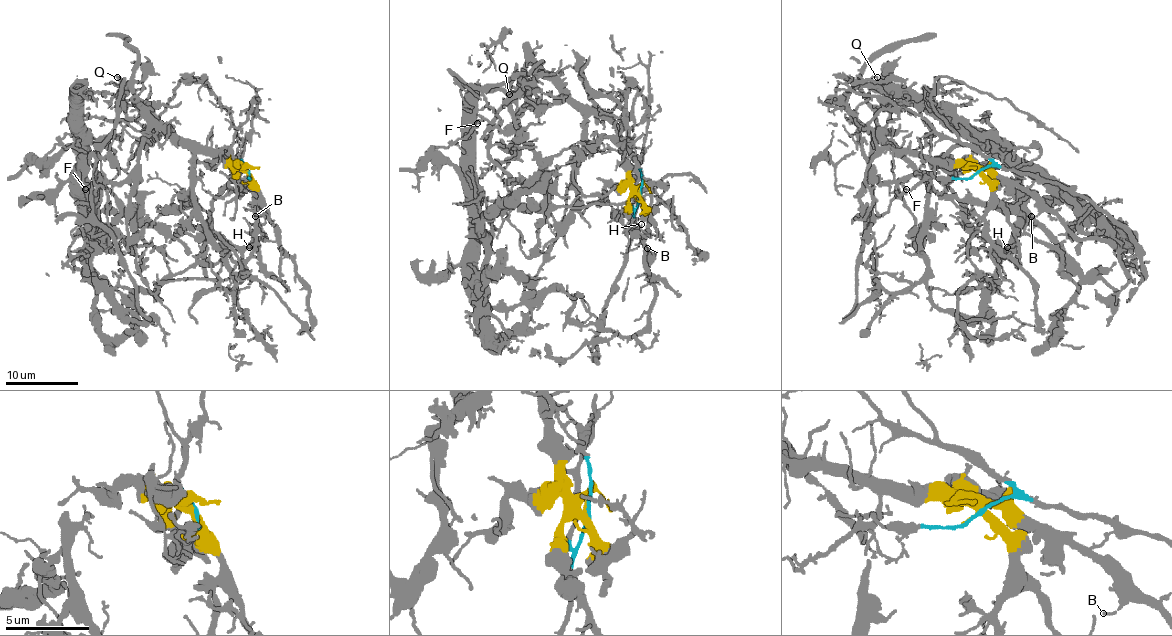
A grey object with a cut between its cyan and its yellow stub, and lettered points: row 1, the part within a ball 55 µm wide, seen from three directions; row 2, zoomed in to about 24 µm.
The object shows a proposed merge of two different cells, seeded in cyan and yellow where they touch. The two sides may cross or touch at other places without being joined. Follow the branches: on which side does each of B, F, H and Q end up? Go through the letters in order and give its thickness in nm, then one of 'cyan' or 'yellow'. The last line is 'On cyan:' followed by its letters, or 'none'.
B: calibre 110 nm; yellow
F: calibre 170 nm; yellow
H: calibre 110 nm; yellow
Q: calibre 110 nm; yellow
On cyan: none

